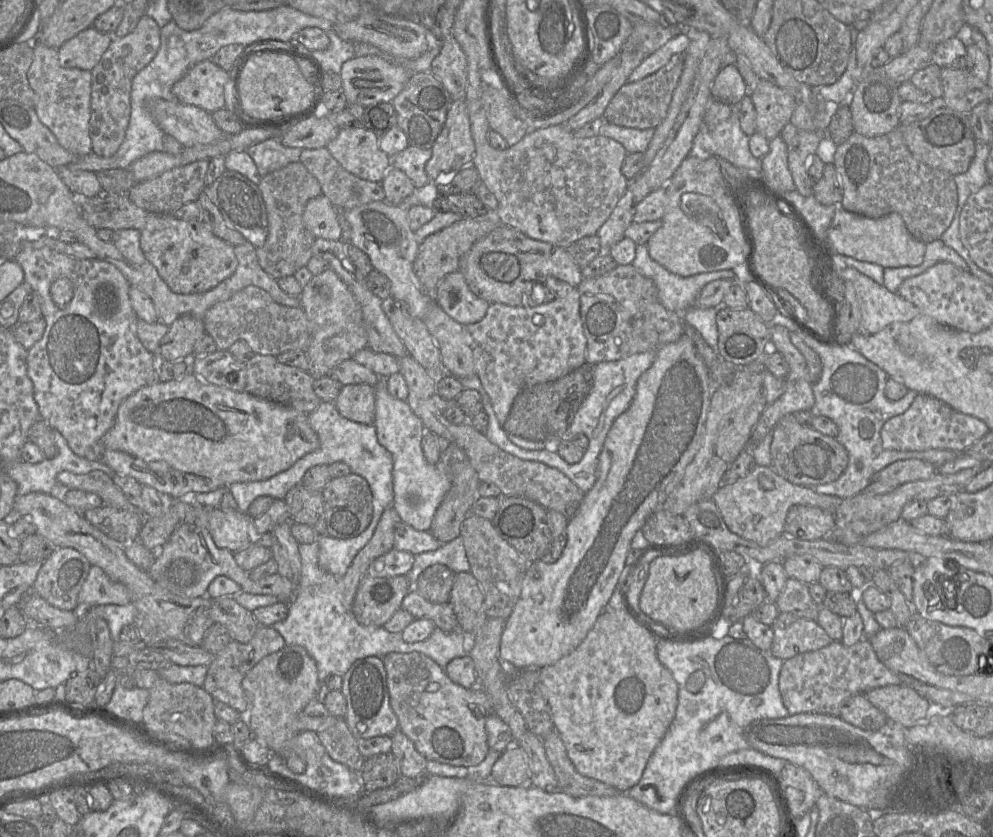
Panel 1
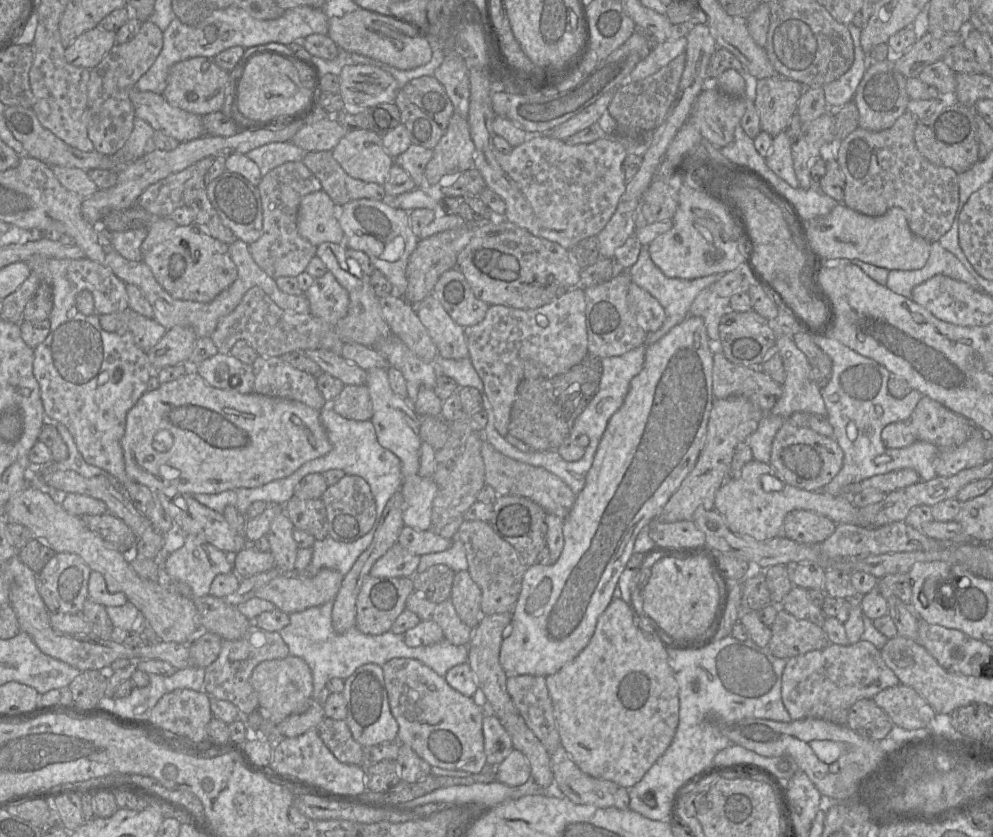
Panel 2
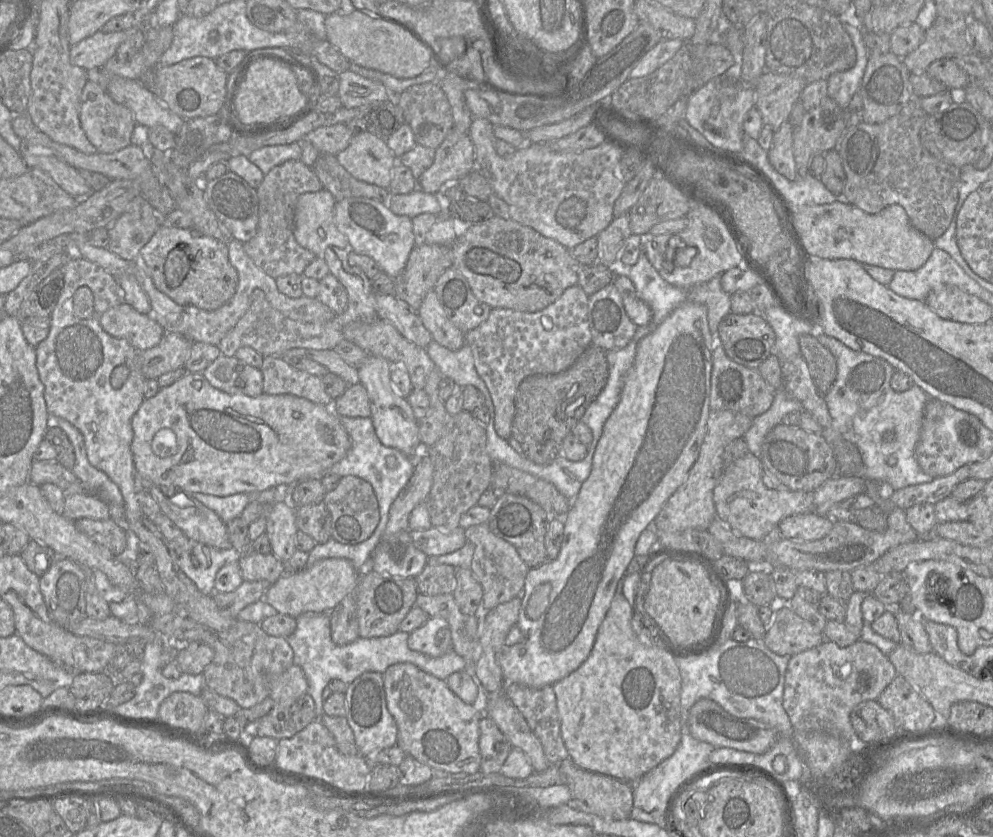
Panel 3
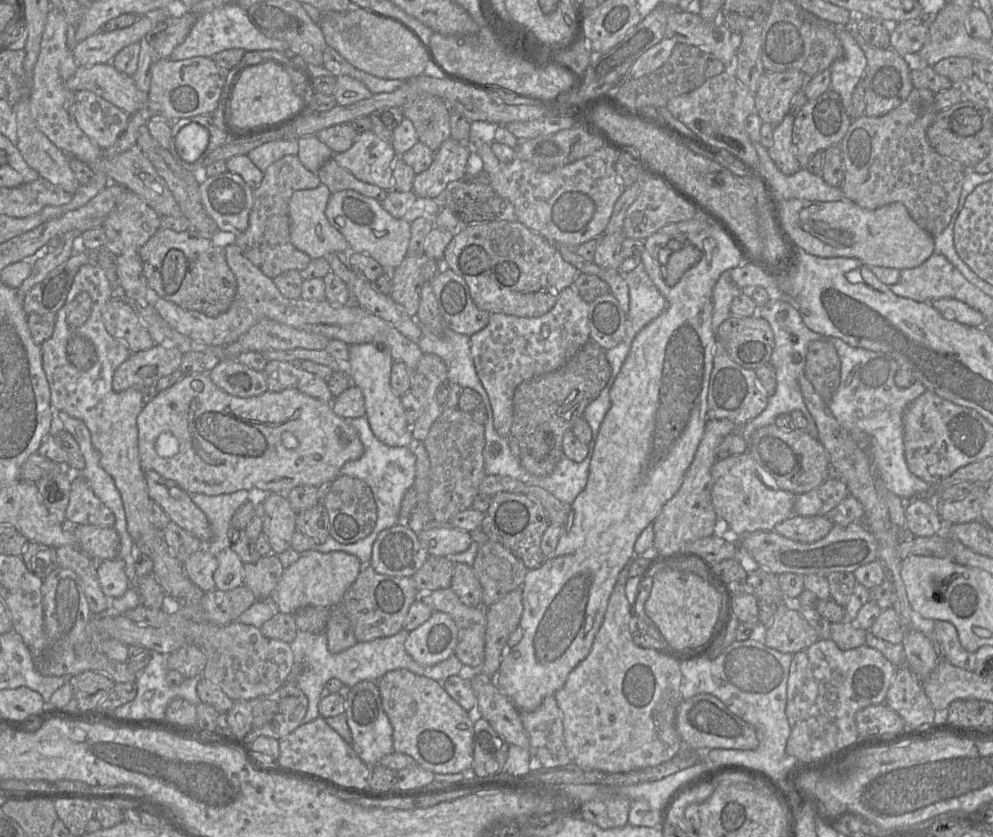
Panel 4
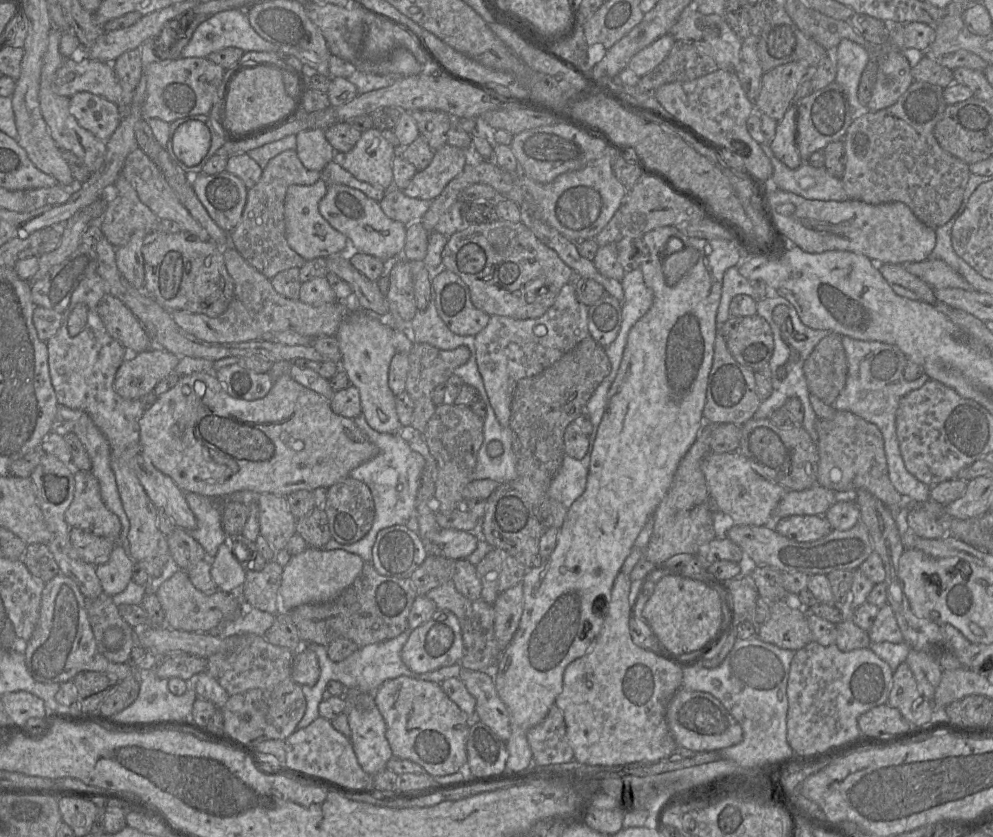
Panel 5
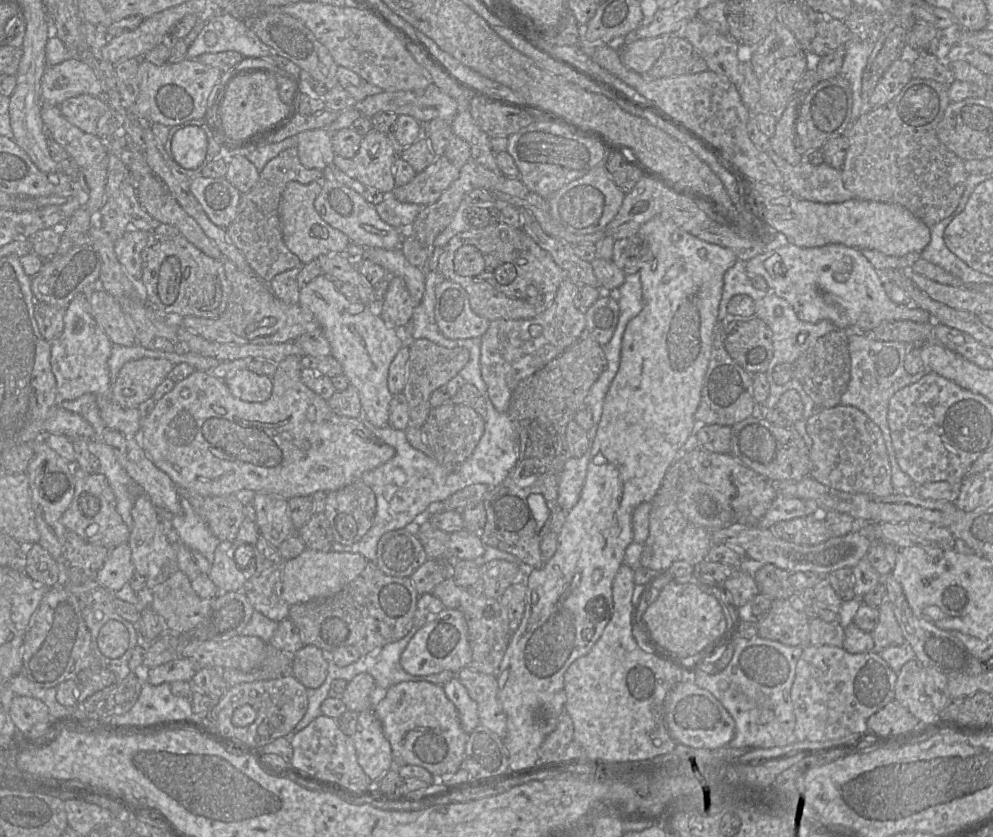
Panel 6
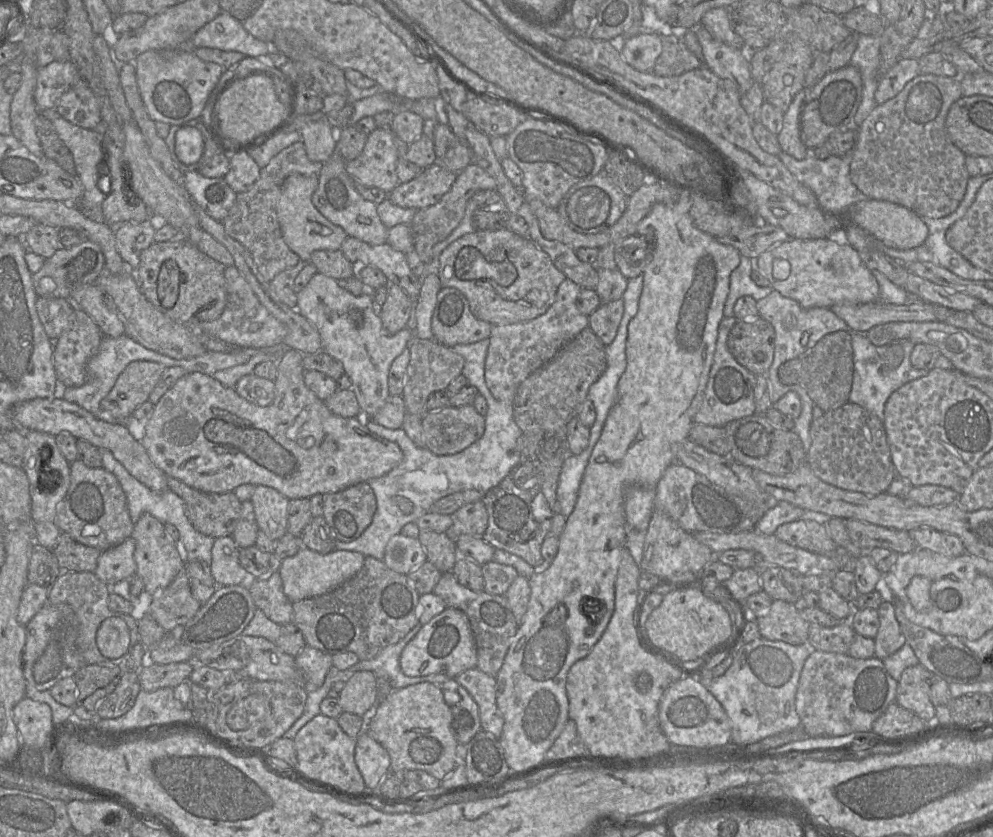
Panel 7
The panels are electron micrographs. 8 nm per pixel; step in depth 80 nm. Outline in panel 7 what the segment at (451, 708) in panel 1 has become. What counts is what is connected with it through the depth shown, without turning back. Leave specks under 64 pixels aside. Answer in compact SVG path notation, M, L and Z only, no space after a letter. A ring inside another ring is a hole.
M422 682L393 690L366 718L367 733L388 752L391 772L424 770L438 780L451 774L460 761L465 763L465 746L460 745L451 728L452 711L444 700L442 688Z

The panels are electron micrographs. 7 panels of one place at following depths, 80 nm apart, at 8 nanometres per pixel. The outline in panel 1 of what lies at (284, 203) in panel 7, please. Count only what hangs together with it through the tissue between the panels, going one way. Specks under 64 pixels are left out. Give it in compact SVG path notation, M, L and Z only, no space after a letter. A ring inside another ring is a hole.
M322 194L309 200L303 213L303 222L315 238L341 240L338 209Z

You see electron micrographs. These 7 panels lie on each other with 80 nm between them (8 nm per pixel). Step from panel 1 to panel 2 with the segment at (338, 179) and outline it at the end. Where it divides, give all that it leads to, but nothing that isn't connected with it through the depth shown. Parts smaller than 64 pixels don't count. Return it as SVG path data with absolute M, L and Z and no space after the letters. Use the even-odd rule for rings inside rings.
M331 151L306 152L303 164L318 178L337 208L353 200L387 201L383 185L350 177L334 159Z

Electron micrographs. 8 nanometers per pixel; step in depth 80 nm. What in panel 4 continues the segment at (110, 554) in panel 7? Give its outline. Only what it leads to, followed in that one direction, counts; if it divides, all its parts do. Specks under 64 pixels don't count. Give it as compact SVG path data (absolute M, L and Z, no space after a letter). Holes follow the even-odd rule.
M120 558L97 562L96 571L101 590L109 600L123 596L129 589L125 563Z

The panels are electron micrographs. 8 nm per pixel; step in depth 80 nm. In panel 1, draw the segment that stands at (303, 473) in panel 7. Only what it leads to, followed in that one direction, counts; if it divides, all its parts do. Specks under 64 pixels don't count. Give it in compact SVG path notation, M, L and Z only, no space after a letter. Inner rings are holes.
M188 372L179 379L145 385L120 404L115 424L102 438L102 461L114 473L131 476L140 484L171 498L214 491L235 482L266 480L319 448L319 439L309 425L308 415L245 391L232 391L207 383ZM160 460L167 461L171 470L166 473L156 470L154 463Z

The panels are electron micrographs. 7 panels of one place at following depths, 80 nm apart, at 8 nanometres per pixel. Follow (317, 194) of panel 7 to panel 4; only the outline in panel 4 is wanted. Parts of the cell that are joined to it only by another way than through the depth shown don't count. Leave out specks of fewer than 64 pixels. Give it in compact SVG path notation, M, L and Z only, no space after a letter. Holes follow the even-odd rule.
M342 190L331 194L325 214L330 224L345 237L351 252L371 256L385 271L397 268L407 256L411 223L391 216L377 200L353 190Z

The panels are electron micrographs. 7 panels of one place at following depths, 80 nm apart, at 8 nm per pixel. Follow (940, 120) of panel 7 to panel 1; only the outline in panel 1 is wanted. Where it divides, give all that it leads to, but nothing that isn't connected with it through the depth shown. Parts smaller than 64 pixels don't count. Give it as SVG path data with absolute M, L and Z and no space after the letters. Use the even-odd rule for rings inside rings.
M901 124L891 132L876 137L853 132L836 148L832 164L843 190L839 207L849 212L869 218L897 212L907 230L924 243L939 239L953 220L958 203L954 175L918 161L906 145Z

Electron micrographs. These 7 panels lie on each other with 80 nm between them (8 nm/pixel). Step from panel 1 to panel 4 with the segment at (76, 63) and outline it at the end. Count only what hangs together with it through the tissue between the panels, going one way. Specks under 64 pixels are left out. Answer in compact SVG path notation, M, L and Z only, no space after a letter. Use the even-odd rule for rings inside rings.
M154 10L140 16L129 27L110 32L99 31L78 42L72 49L78 66L90 67L96 64L111 63L122 48L132 43L139 43L165 16L171 15L166 10Z

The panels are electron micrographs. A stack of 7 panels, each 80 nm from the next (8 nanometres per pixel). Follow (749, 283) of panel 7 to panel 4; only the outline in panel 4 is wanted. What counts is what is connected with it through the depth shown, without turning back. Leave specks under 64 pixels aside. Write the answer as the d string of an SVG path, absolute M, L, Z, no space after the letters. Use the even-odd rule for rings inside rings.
M731 271L721 274L712 293L712 330L716 334L719 326L731 316L730 307L733 299L744 291L731 279Z

